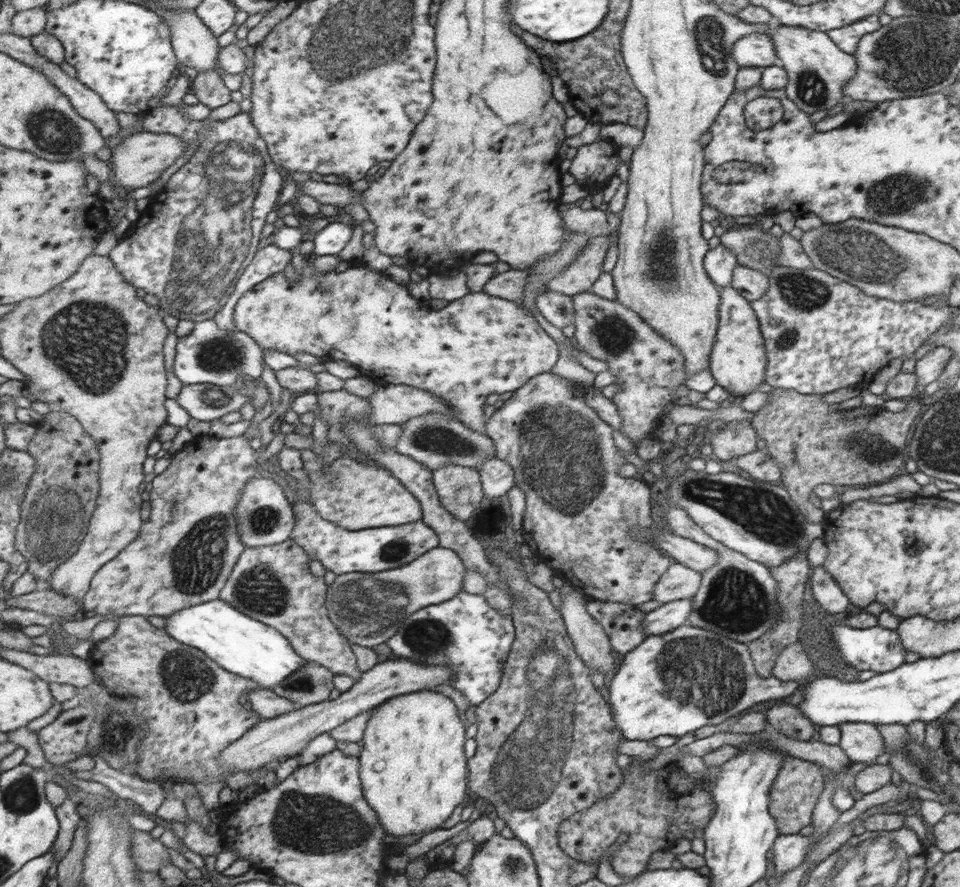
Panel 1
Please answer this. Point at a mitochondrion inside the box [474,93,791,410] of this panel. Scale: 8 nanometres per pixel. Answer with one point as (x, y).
(659, 269)

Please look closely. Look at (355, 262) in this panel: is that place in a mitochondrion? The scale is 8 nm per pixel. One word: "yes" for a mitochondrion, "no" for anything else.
no

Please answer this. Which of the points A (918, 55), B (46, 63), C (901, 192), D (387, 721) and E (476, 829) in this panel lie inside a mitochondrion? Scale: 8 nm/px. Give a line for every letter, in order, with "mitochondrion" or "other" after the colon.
A: mitochondrion
B: other
C: mitochondrion
D: other
E: other

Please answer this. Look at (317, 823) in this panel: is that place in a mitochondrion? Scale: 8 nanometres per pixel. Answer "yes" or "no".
yes

